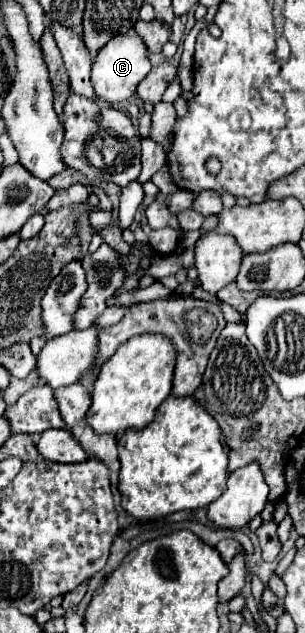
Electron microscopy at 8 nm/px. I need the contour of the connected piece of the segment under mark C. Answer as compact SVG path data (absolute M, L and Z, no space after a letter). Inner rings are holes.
M124 33L110 39L100 51L92 65L92 87L98 99L108 103L120 103L130 99L136 93L136 85L144 79L144 75L152 69L148 59L148 47L140 39L138 33Z

